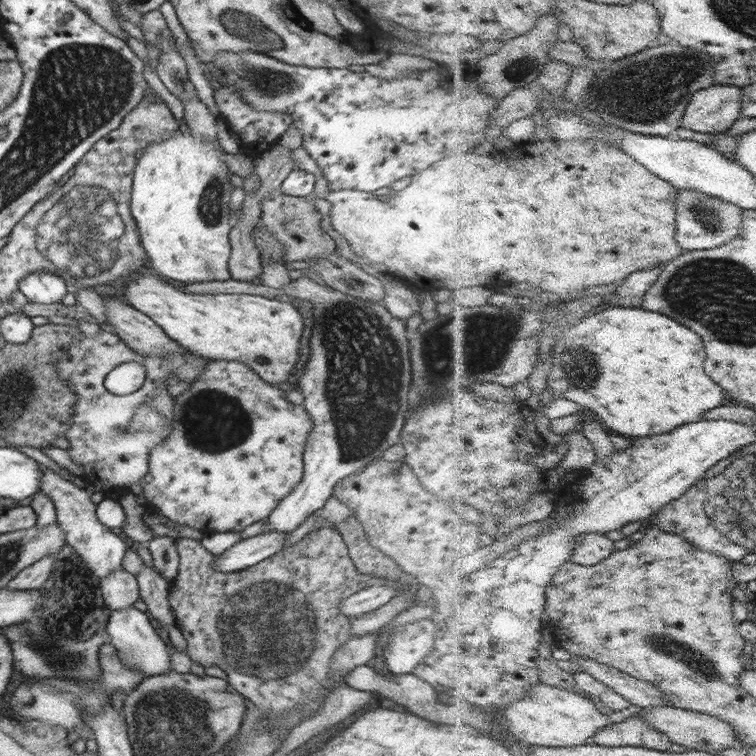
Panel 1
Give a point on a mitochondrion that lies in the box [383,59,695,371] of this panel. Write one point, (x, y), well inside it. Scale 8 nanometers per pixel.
(442, 77)

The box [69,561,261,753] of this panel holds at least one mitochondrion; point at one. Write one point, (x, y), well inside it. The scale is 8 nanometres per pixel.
(129, 656)

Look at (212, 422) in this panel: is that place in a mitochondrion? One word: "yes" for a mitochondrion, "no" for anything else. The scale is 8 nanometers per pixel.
yes

